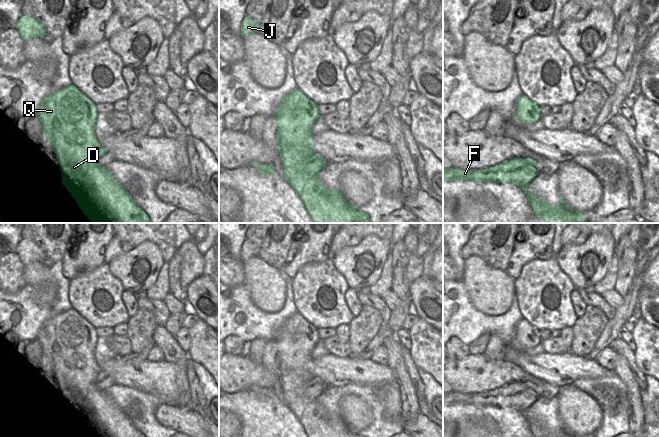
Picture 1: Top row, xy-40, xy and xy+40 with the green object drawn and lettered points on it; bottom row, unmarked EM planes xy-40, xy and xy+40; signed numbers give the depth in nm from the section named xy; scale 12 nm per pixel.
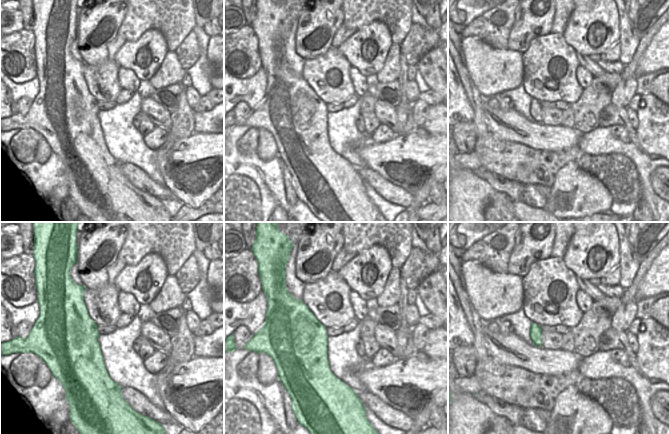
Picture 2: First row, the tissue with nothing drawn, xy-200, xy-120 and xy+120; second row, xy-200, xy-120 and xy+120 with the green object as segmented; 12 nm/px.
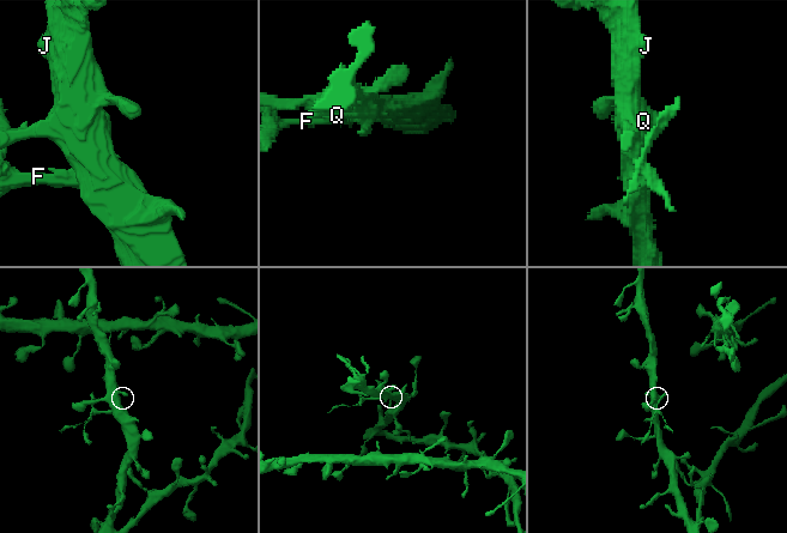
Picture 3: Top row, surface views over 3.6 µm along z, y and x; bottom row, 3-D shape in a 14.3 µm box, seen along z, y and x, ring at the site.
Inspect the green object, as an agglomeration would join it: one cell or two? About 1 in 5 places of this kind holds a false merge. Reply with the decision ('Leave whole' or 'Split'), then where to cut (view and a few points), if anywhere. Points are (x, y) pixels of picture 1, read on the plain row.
Split. Split along xy+40 (484, 393), (494, 395), (498, 406)

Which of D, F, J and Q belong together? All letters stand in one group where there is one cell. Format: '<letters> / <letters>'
D J Q / F

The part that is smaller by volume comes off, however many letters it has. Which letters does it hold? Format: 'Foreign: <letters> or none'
Foreign: F

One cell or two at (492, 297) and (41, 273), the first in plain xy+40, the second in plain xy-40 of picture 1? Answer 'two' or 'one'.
one

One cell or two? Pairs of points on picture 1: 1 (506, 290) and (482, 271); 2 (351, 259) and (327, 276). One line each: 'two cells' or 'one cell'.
1: one cell
2: two cells

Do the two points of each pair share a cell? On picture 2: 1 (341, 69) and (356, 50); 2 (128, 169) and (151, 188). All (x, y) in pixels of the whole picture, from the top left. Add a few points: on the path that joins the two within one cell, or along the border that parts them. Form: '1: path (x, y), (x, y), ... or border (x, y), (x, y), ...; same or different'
1: border (337, 48), (351, 66); different
2: path (134, 174), (145, 183); same

